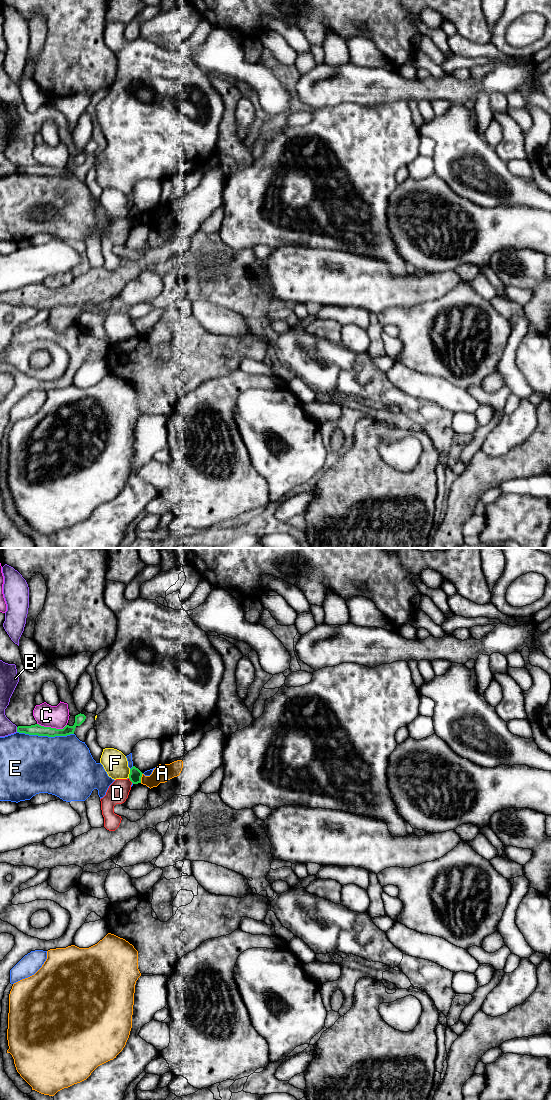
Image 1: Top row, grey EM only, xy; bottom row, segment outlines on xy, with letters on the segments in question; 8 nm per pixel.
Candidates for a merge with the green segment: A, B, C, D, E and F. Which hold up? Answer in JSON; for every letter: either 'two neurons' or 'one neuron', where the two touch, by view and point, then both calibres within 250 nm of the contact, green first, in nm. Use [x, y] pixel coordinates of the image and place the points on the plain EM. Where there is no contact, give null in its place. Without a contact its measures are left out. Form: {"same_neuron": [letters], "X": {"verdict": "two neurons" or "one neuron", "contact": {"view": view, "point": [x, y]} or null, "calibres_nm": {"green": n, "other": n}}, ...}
{"same_neuron": [], "A": {"verdict": "two neurons", "contact": {"view": "xy", "point": [140, 218]}, "calibres_nm": {"green": 100, "other": 140}}, "B": {"verdict": "two neurons", "contact": {"view": "xy", "point": [17, 169]}, "calibres_nm": {"green": 90, "other": 110}}, "C": {"verdict": "two neurons", "contact": {"view": "xy", "point": [52, 168]}, "calibres_nm": {"green": 90, "other": 180}}, "D": {"verdict": "two neurons", "contact": {"view": "xy", "point": [130, 220]}, "calibres_nm": {"green": 100, "other": 170}}, "E": {"verdict": "two neurons", "contact": {"view": "xy", "point": [45, 175]}, "calibres_nm": {"green": 90, "other": 460}}, "F": {"verdict": "two neurons", "contact": {"view": "xy", "point": [130, 213]}, "calibres_nm": {"green": 100, "other": 200}}}

